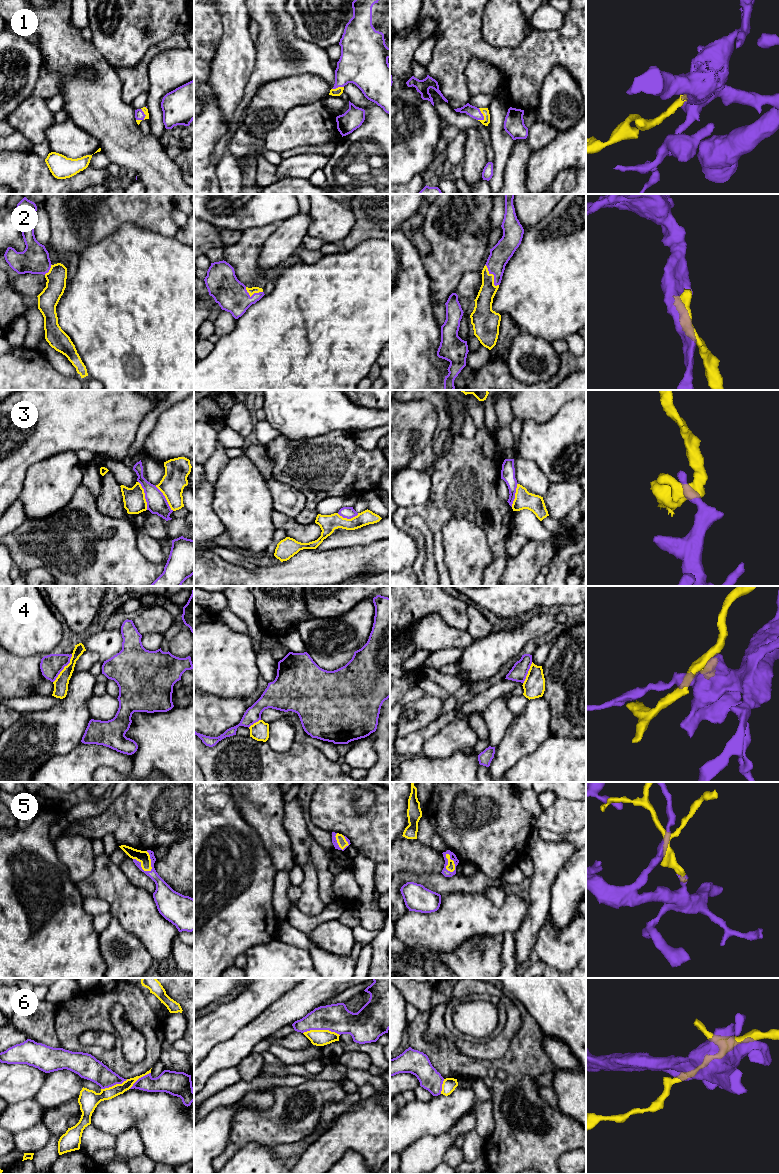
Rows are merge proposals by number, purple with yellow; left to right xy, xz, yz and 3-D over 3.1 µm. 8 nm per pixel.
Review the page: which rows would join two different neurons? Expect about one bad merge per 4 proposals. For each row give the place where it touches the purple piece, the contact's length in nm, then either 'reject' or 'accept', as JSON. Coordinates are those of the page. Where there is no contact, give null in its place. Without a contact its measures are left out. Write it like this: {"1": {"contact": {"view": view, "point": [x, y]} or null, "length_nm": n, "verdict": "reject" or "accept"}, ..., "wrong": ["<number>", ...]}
{"1": {"contact": {"view": "yz", "point": [482, 114]}, "length_nm": 110, "verdict": "accept"}, "2": {"contact": {"view": "yz", "point": [494, 276]}, "length_nm": 200, "verdict": "accept"}, "3": {"contact": {"view": "xy", "point": [145, 495]}, "length_nm": 240, "verdict": "reject"}, "4": {"contact": {"view": "xy", "point": [63, 668]}, "length_nm": 280, "verdict": "reject"}, "5": {"contact": {"view": "xy", "point": [141, 867]}, "length_nm": 180, "verdict": "accept"}, "6": {"contact": {"view": "xz", "point": [321, 1029]}, "length_nm": 300, "verdict": "reject"}, "wrong": ["3", "4", "6"]}

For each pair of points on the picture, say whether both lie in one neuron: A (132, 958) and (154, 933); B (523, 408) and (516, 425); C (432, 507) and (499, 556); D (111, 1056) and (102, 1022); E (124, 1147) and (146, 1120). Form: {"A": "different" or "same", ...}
{"A": "different", "B": "different", "C": "same", "D": "same", "E": "different"}

